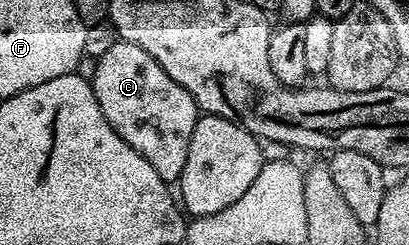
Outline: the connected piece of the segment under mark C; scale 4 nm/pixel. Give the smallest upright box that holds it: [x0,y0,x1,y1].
[92,40,199,183]

